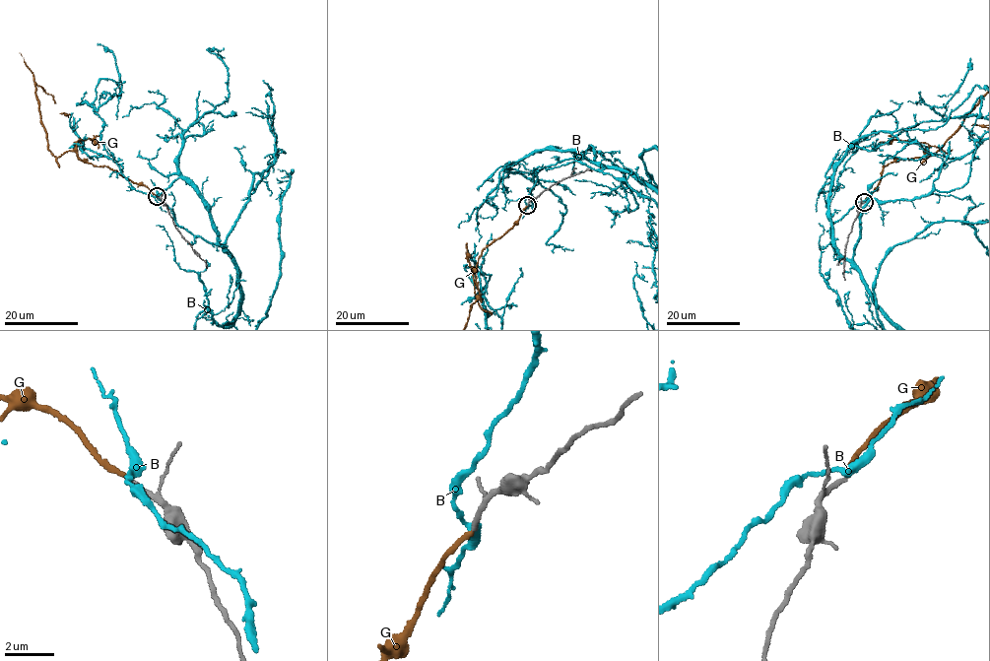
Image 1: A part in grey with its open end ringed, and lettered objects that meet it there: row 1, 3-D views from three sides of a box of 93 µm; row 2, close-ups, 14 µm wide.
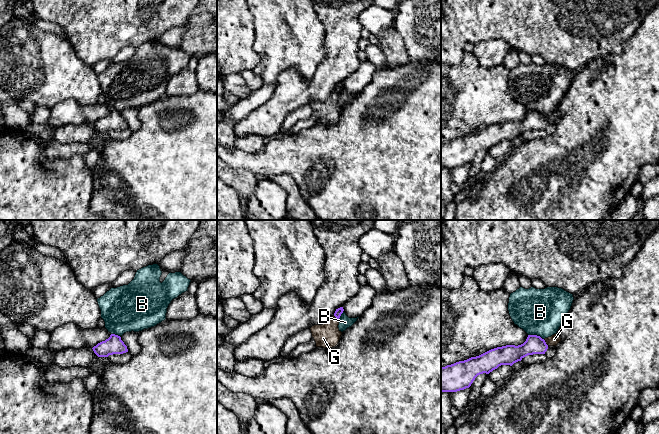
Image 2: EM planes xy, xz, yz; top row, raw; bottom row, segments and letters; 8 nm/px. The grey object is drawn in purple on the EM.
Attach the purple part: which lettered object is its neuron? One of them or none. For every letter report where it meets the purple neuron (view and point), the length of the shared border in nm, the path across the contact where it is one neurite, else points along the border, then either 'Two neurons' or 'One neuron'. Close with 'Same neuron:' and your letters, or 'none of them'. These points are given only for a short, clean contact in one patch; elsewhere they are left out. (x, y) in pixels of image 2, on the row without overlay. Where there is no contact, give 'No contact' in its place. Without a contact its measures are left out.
B: Touches purple at yz (536, 111). Shared border 130 nm. Boundary: yz (528, 110), (536, 110), (543, 115). Two neurons
G: Touches purple at yz (545, 119). Shared border 70 nm. Path across: yz (534, 120), (545, 119), (554, 115). One neuron
Same neuron: G

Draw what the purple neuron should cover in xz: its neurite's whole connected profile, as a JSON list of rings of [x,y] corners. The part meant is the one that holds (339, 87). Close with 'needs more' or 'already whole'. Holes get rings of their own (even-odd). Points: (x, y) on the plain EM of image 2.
[[[343,83],[336,85],[334,91],[330,96],[323,101],[314,101],[310,104],[312,113],[316,118],[316,123],[332,124],[335,123],[342,111],[338,101],[341,90],[343,89]]]; needs more

